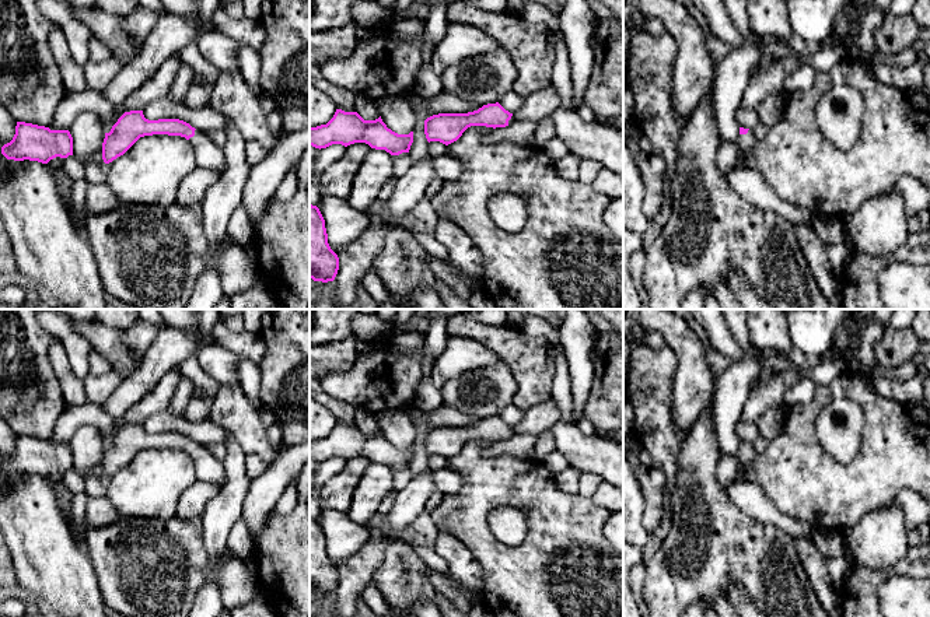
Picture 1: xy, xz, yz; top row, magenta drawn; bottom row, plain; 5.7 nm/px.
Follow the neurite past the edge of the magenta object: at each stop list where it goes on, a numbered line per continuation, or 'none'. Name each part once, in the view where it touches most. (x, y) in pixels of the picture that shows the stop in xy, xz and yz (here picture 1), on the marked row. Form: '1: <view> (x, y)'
1: xy (209, 155)

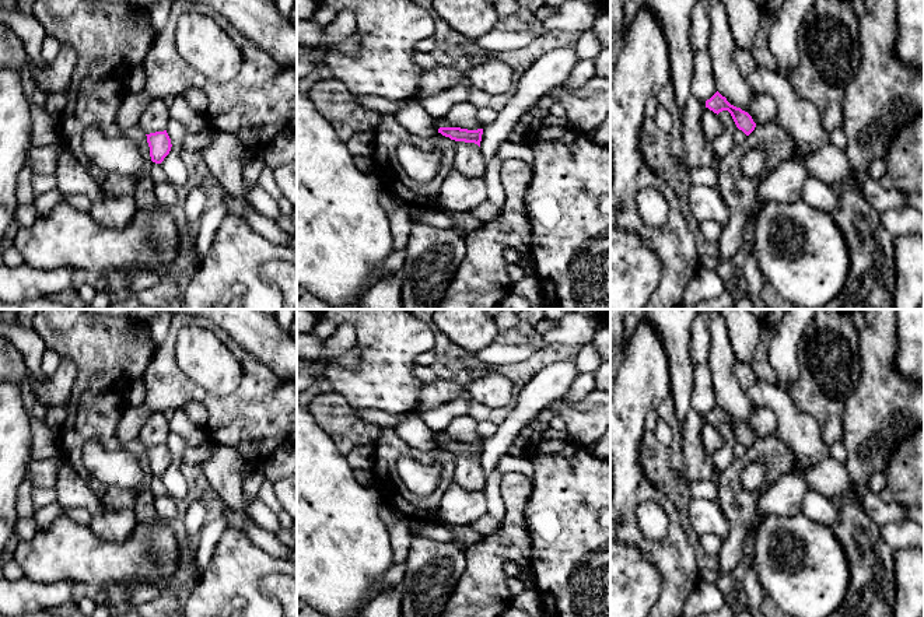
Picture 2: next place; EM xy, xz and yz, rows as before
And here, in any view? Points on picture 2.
none

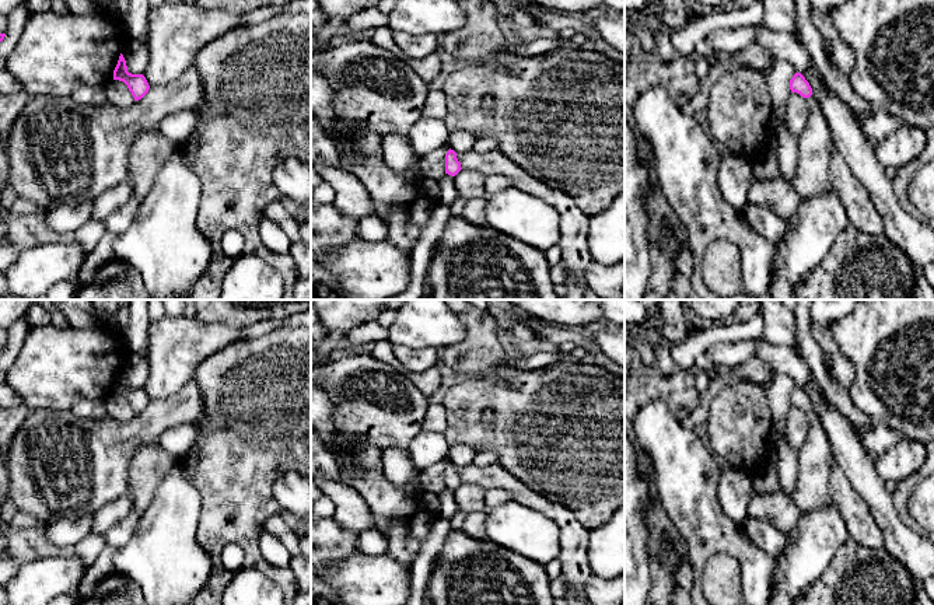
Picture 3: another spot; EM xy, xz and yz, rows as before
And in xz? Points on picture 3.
none

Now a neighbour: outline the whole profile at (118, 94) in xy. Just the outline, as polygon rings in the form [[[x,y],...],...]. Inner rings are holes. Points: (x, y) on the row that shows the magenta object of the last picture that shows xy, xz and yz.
[[[109,80],[105,85],[106,102],[118,109],[129,109],[134,104],[134,98],[127,85],[119,80]]]

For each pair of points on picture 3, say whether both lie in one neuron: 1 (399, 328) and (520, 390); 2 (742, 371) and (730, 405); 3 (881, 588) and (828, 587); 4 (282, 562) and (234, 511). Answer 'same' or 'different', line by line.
1: different
2: different
3: same
4: different

